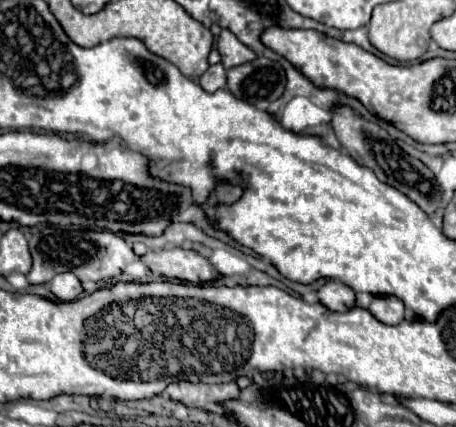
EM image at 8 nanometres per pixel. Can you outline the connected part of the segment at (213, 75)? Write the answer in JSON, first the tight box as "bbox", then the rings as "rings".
{"bbox":[199,64,225,92],"rings":[[[223,64],[209,66],[199,78],[199,86],[205,92],[217,92],[217,90],[225,88],[225,68],[223,68]]]}

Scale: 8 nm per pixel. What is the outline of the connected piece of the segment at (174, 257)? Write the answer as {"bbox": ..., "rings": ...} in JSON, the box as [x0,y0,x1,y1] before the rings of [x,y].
{"bbox":[141,246,219,284],"rings":[[[177,246],[151,250],[145,256],[141,256],[141,260],[153,272],[159,272],[167,278],[179,278],[191,284],[209,284],[219,276],[215,266],[205,256],[201,256],[195,250],[185,252]]]}

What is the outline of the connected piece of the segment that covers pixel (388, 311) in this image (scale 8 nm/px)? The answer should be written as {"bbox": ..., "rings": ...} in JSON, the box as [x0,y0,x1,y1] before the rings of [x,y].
{"bbox":[369,296,405,324],"rings":[[[375,296],[369,306],[369,312],[383,324],[399,324],[403,320],[403,310],[405,310],[403,302],[397,300],[395,296],[385,296],[385,298]]]}

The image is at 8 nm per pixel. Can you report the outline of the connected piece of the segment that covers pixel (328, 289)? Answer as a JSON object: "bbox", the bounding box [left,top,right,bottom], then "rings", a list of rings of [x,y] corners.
{"bbox":[319,280,357,312],"rings":[[[329,280],[321,290],[319,290],[319,300],[323,306],[335,310],[335,312],[347,312],[349,308],[355,306],[357,294],[343,282],[339,280]]]}

